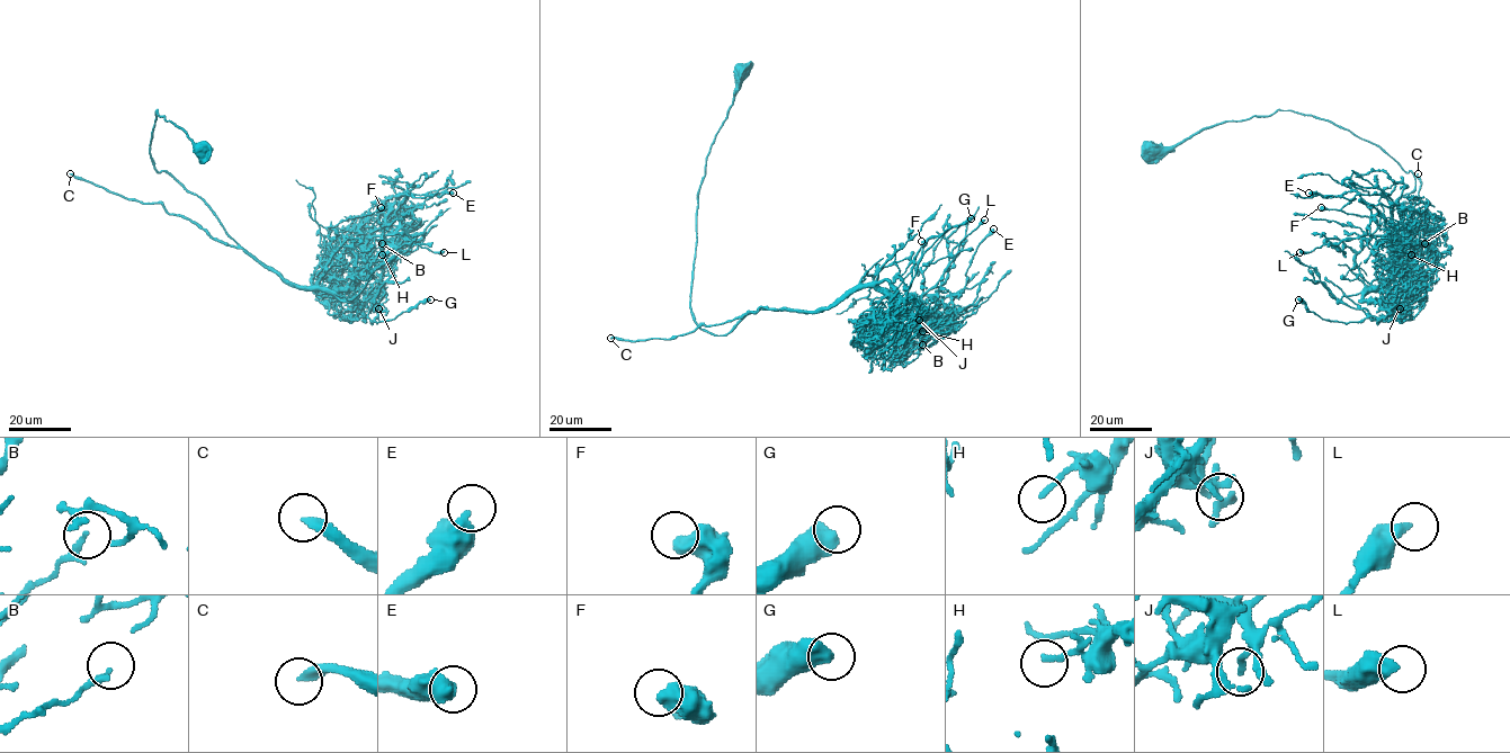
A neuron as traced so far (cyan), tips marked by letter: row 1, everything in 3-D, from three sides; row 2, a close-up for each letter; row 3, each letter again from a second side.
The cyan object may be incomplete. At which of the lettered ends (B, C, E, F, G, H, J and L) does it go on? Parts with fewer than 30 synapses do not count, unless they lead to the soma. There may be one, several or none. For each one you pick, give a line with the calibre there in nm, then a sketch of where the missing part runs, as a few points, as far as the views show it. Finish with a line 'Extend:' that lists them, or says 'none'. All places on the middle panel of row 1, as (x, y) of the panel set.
C: calibre 280 nm
Extend: C

